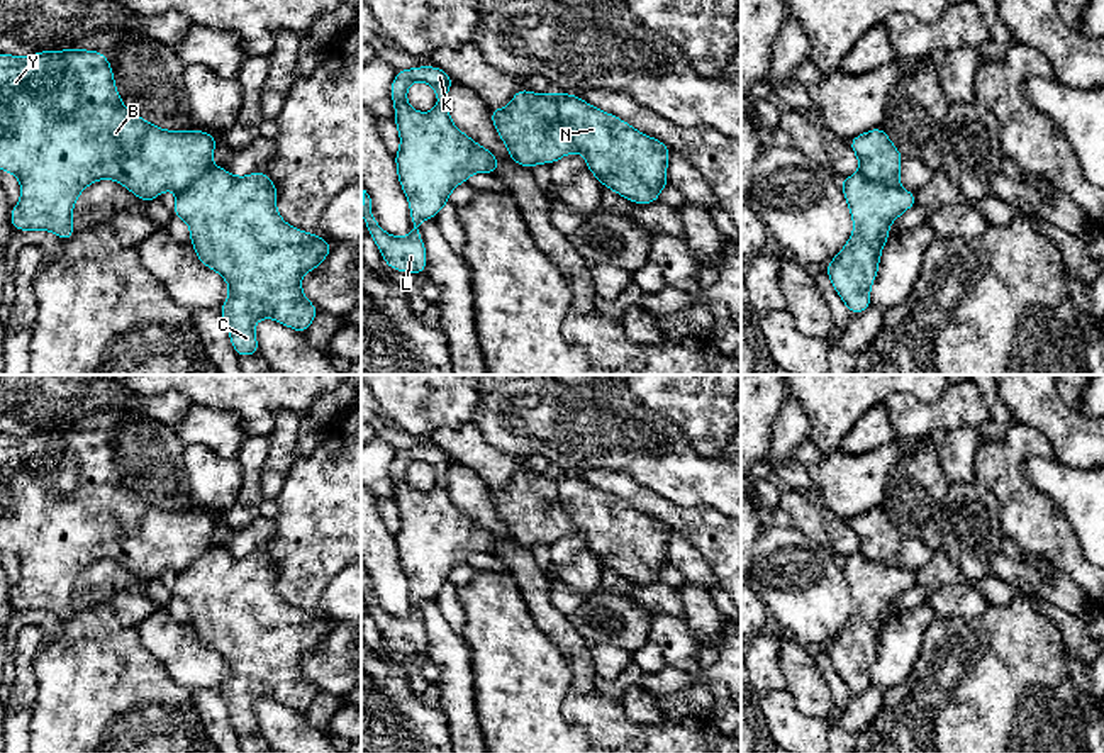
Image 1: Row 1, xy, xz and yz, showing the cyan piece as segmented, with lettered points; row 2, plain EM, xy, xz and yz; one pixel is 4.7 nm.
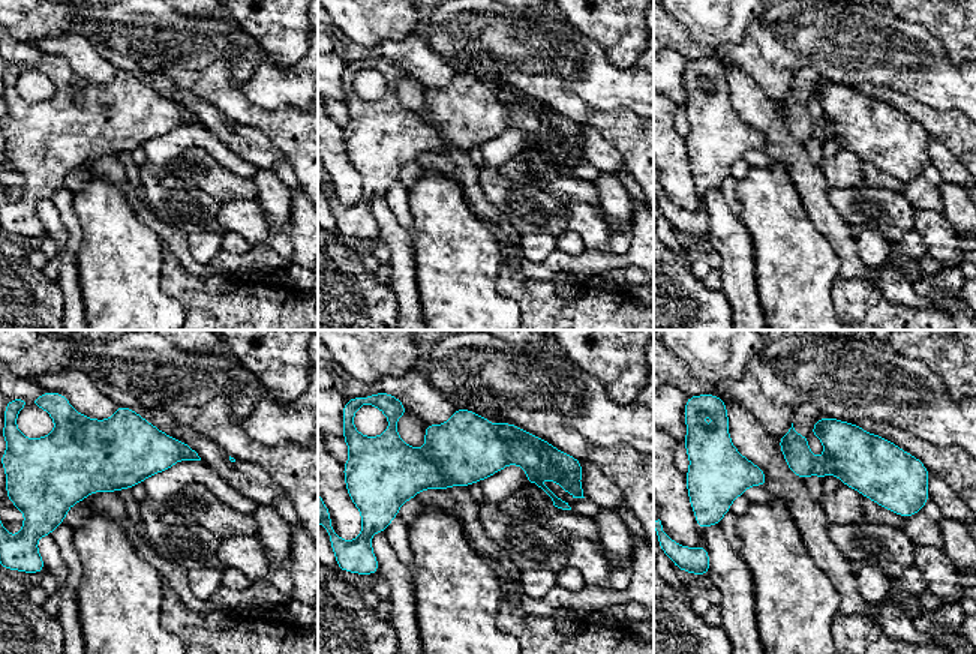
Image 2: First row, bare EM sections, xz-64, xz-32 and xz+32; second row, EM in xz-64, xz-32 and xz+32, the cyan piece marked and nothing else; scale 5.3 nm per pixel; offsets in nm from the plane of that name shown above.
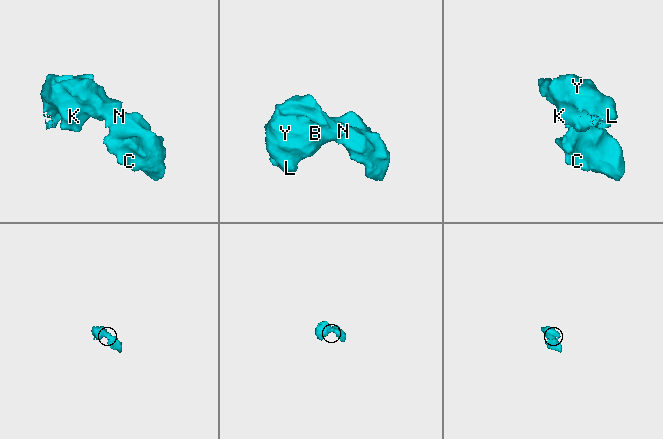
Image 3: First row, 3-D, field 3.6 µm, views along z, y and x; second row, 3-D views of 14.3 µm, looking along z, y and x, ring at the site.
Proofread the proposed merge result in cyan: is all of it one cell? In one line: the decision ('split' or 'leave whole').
split

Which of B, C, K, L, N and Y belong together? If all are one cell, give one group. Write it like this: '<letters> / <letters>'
B K L Y / C N

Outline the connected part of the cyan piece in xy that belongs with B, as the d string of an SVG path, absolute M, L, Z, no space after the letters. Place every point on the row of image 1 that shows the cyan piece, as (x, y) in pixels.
M70 47L29 56L0 53L0 171L14 173L20 181L20 200L10 210L15 231L44 229L63 241L71 239L76 234L71 214L78 195L103 178L124 185L148 204L164 190L178 193L212 166L217 142L210 132L166 131L127 110L117 92L110 61L97 49Z

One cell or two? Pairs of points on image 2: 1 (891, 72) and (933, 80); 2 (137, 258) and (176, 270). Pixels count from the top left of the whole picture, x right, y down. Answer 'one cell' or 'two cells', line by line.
1: one cell
2: two cells

